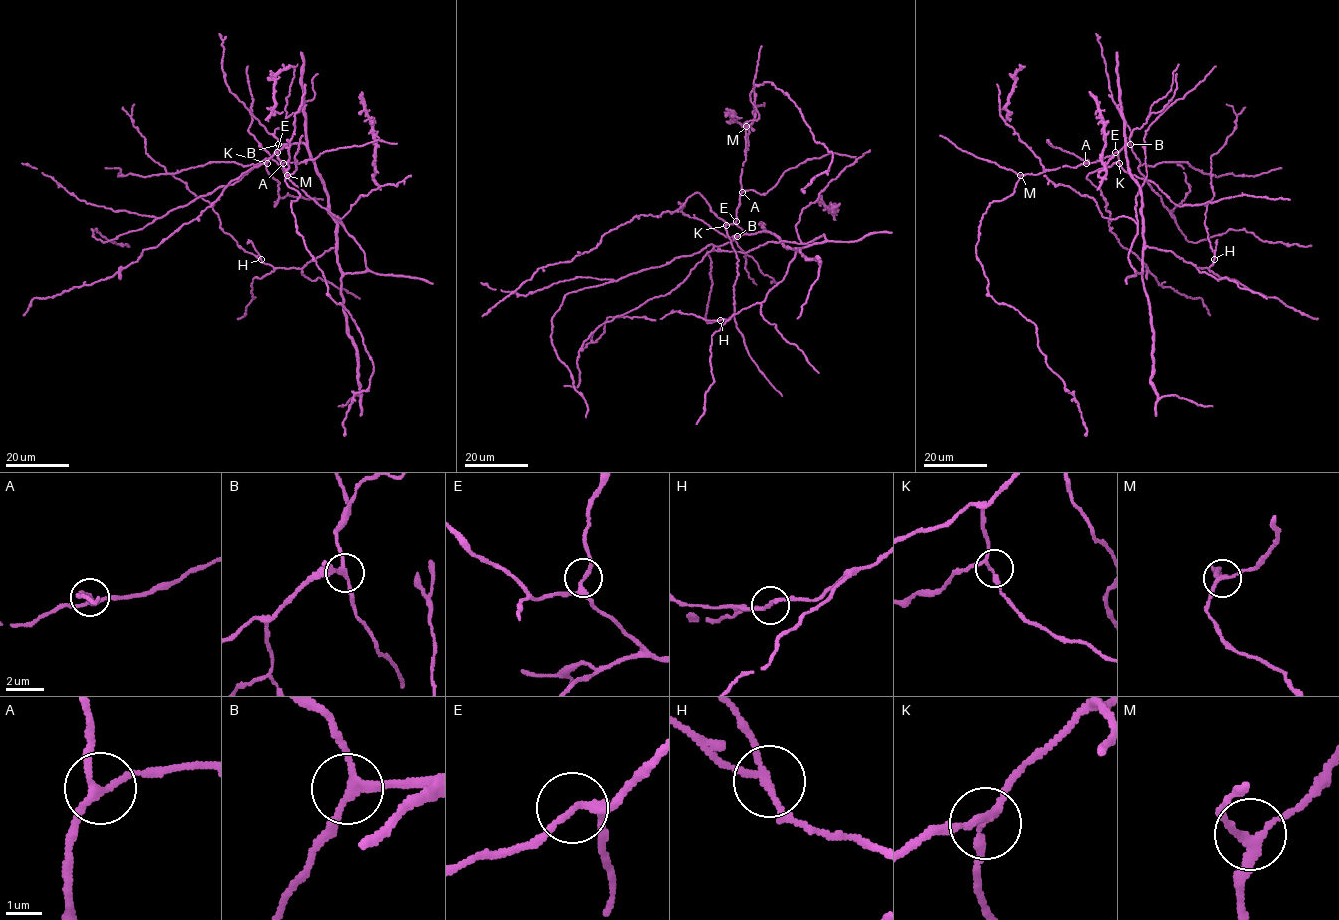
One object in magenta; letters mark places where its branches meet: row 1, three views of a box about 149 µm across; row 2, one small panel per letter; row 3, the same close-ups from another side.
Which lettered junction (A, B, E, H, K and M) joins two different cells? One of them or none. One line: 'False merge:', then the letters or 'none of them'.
False merge: H

